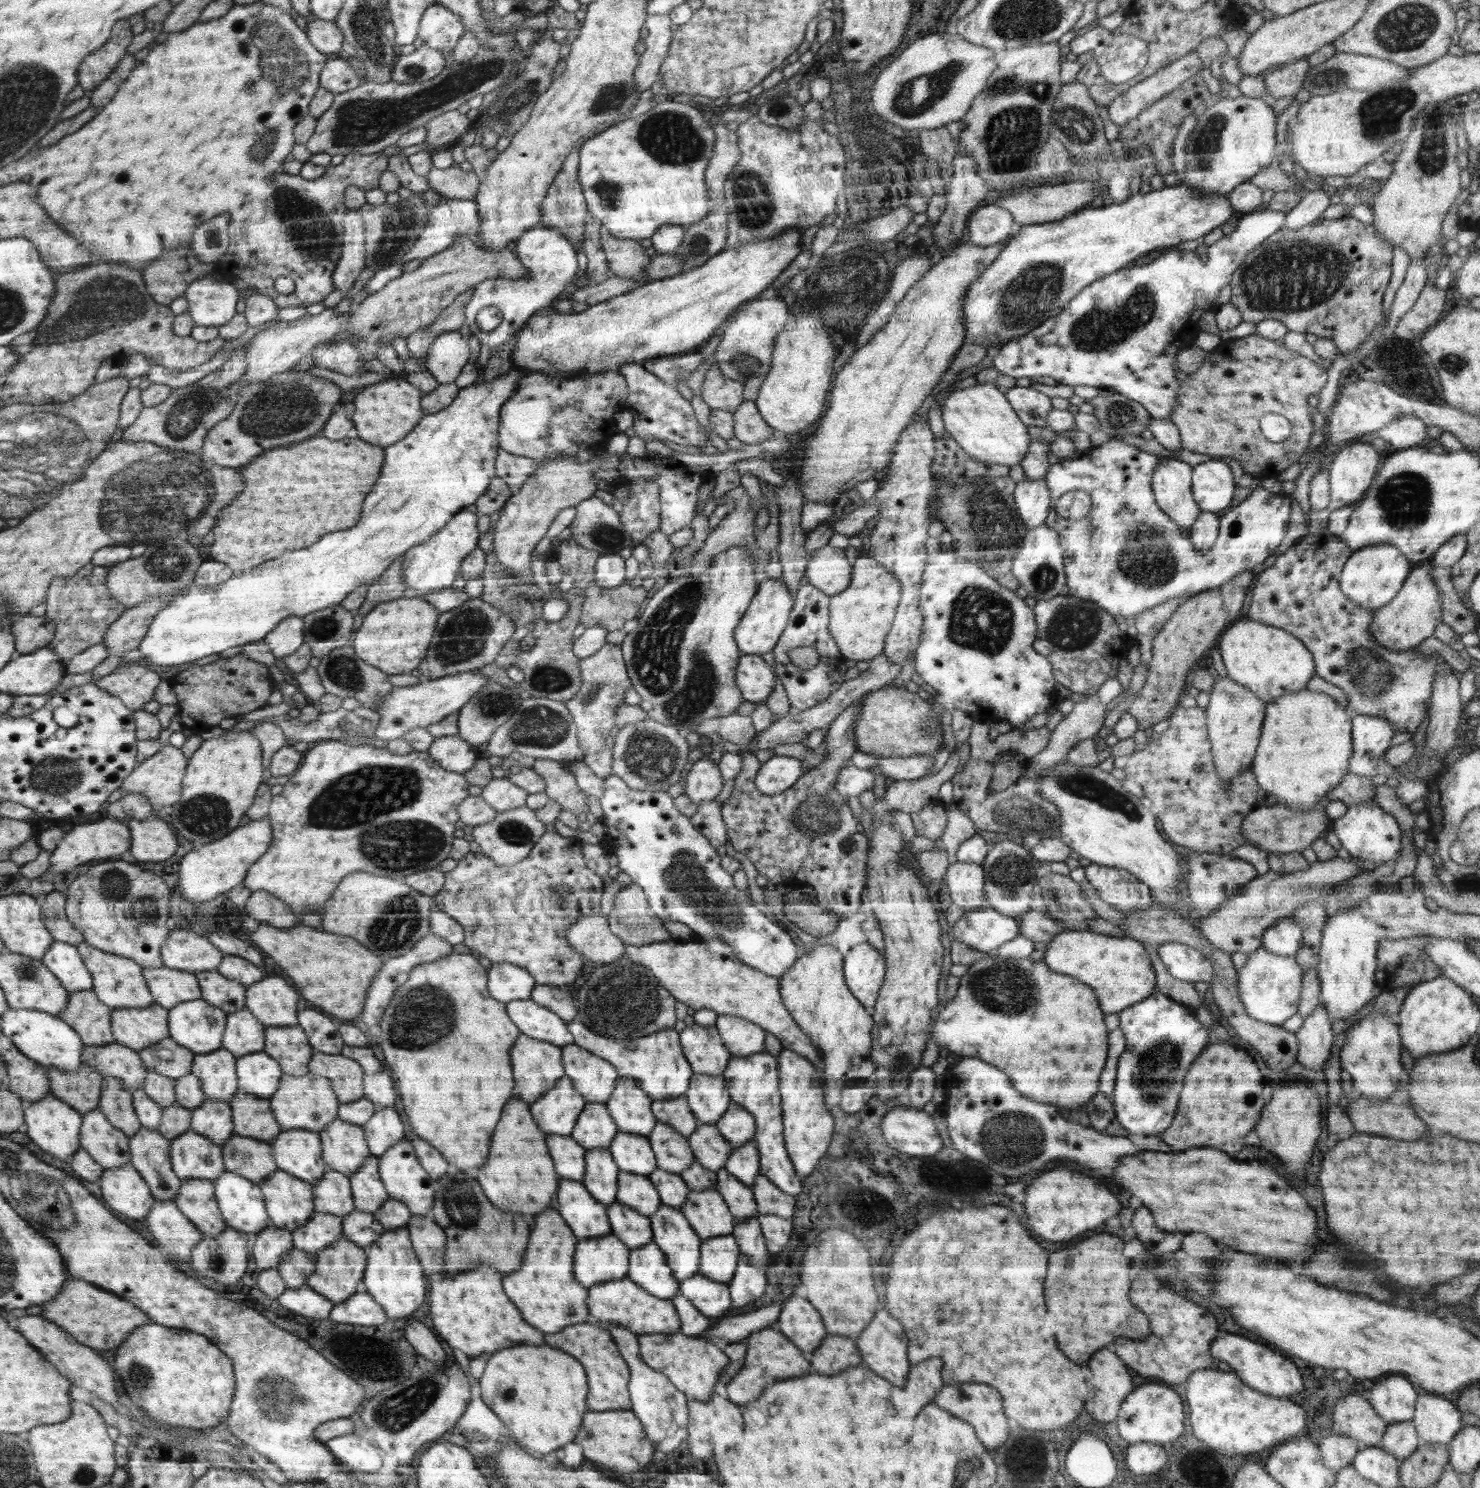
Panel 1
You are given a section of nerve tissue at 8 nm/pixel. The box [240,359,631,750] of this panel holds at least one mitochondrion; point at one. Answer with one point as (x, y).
(464, 636)

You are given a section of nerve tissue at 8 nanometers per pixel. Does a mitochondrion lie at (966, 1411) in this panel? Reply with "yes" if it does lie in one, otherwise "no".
no

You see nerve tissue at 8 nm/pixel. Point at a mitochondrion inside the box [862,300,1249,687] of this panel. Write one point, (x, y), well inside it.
(981, 619)

